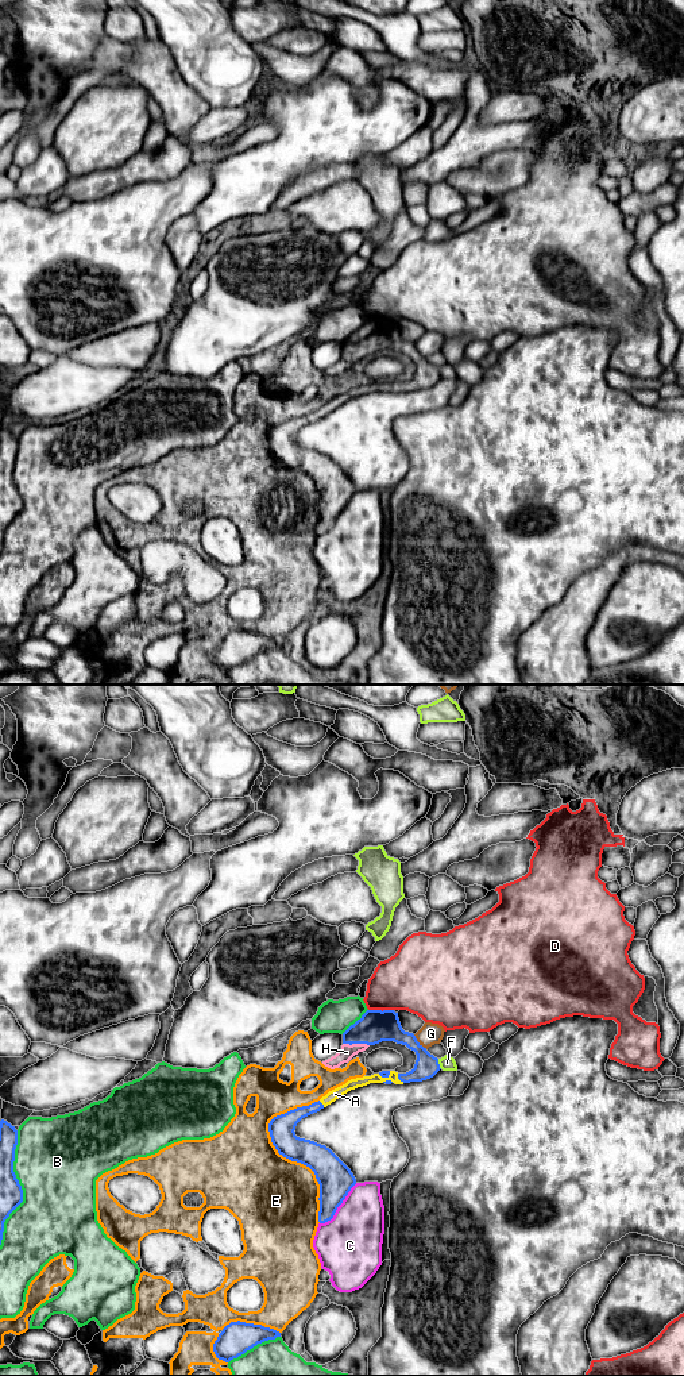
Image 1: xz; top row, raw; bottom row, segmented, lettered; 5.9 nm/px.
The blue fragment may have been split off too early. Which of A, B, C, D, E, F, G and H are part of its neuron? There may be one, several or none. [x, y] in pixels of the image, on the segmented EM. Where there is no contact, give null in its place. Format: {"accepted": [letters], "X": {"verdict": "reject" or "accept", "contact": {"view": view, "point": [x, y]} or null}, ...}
{"accepted": ["A", "H"], "A": {"verdict": "accept", "contact": {"view": "xz", "point": [400, 1079]}}, "B": {"verdict": "reject", "contact": {"view": "xz", "point": [254, 1345]}}, "C": {"verdict": "reject", "contact": {"view": "xz", "point": [339, 1205]}}, "D": {"verdict": "reject", "contact": {"view": "xz", "point": [381, 1010]}}, "E": {"verdict": "reject", "contact": {"view": "xz", "point": [281, 1153]}}, "F": {"verdict": "reject", "contact": {"view": "xz", "point": [439, 1064]}}, "G": {"verdict": "reject", "contact": {"view": "xz", "point": [418, 1043]}}, "H": {"verdict": "accept", "contact": {"view": "xz", "point": [356, 1043]}}}

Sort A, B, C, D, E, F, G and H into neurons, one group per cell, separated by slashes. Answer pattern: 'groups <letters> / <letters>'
groups A H / B / C / D / E / F / G

